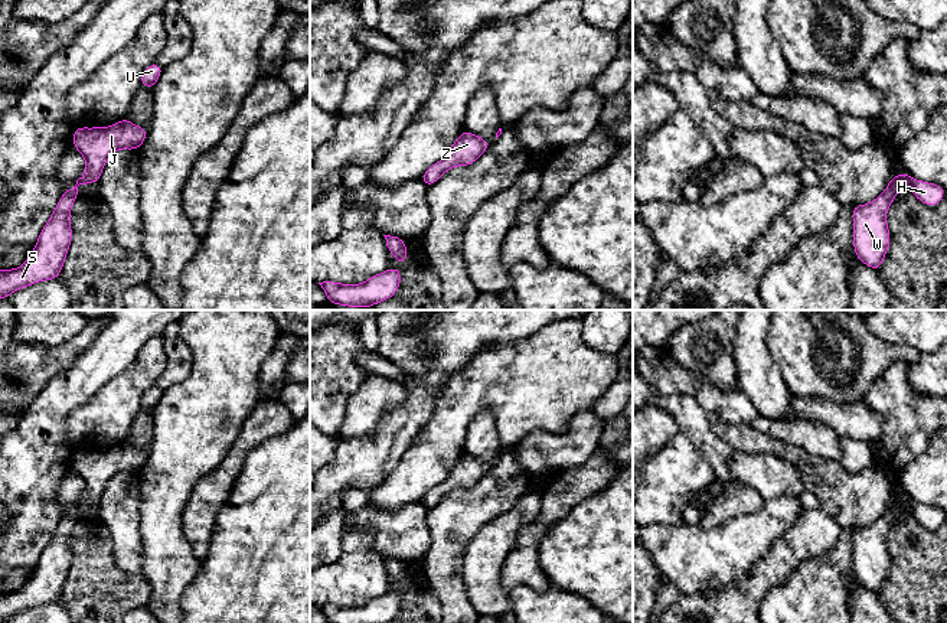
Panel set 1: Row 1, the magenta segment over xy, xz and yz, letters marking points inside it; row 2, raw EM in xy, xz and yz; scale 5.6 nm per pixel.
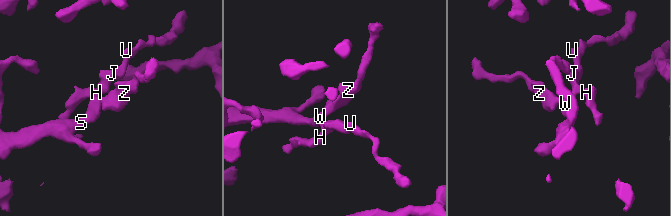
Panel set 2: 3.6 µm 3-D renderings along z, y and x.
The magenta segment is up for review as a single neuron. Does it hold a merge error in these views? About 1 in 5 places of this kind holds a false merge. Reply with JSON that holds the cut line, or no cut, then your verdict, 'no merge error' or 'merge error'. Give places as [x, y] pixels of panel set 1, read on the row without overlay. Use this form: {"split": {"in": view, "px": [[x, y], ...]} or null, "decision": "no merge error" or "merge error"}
{"split": null, "decision": "no merge error"}

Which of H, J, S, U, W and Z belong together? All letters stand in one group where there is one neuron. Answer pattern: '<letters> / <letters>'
H J S U W Z

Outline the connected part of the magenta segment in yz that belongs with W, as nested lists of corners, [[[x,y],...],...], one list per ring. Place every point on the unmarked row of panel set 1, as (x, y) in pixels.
[[[898,496],[875,523],[853,529],[853,571],[856,581],[875,594],[879,594],[891,565],[885,538],[901,511],[910,511],[914,519],[927,529],[935,529],[946,518],[946,512],[940,508],[915,503],[908,496]]]

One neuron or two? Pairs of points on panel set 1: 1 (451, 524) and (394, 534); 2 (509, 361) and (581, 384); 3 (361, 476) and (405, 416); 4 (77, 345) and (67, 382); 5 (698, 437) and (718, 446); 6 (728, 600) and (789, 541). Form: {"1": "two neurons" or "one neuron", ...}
{"1": "two neurons", "2": "one neuron", "3": "one neuron", "4": "two neurons", "5": "one neuron", "6": "one neuron"}

